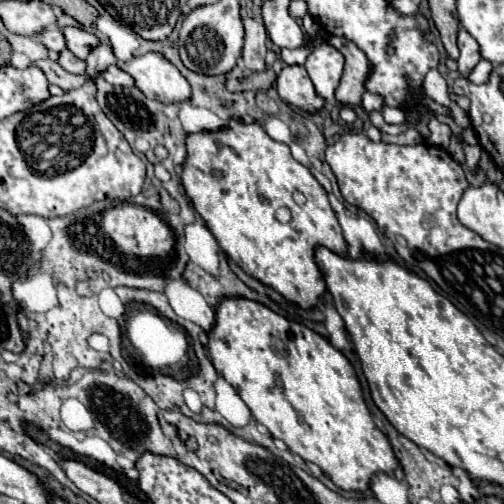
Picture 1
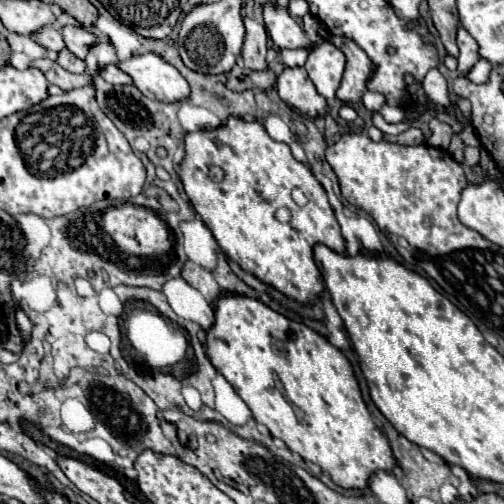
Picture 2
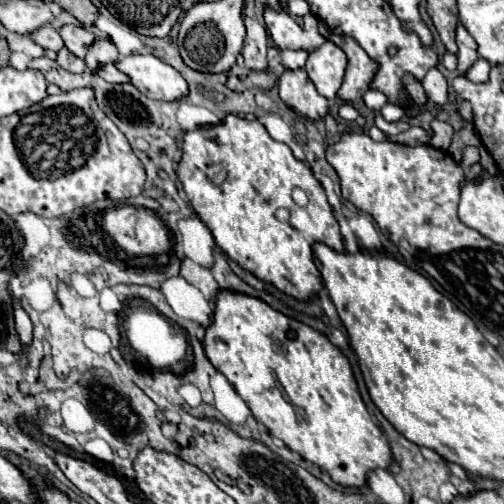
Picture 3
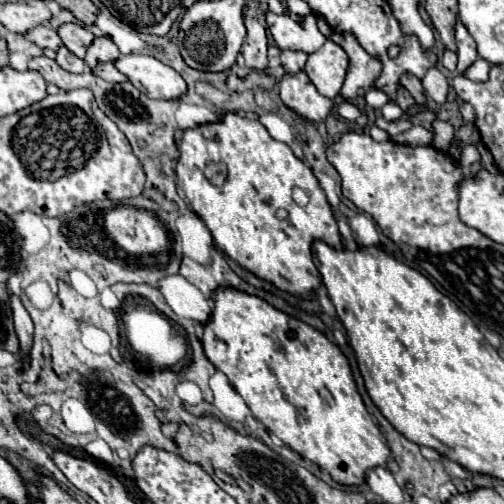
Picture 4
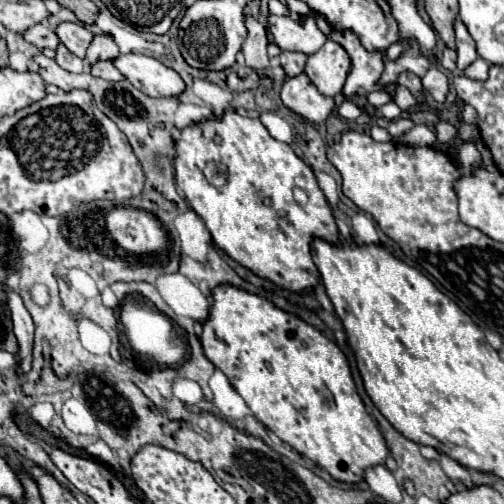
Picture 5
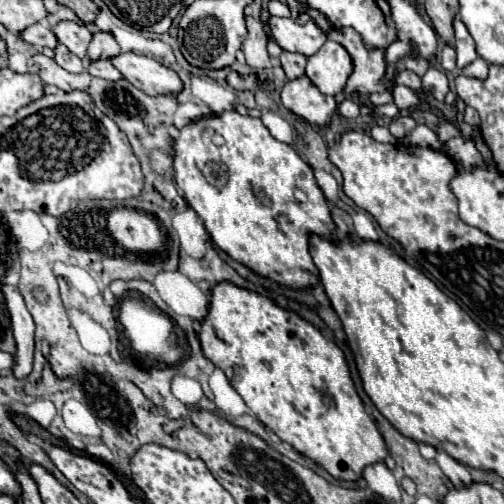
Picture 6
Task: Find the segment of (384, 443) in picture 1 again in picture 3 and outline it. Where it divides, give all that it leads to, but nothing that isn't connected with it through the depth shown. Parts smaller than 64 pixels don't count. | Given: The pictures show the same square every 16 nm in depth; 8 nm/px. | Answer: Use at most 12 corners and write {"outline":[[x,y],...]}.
{"outline":[[258,298],[204,350],[252,416],[344,488],[392,450],[348,358]]}

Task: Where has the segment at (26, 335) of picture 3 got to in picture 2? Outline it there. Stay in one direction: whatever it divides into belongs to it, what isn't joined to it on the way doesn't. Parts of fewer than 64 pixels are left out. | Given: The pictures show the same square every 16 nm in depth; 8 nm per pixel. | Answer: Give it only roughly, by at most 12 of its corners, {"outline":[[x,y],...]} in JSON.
{"outline":[[22,308],[16,310],[18,330],[24,342],[30,338],[30,320]]}

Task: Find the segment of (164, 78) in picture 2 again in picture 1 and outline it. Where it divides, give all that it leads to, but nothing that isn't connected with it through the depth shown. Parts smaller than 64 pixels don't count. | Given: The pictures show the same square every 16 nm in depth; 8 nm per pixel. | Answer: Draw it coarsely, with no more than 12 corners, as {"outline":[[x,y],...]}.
{"outline":[[162,52],[122,68],[162,104],[190,100],[190,84]]}

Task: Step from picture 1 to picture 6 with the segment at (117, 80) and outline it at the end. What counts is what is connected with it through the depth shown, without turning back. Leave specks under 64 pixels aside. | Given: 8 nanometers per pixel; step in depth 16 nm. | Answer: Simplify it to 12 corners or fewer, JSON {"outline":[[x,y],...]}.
{"outline":[[84,60],[92,76],[122,80],[122,74],[108,60]]}

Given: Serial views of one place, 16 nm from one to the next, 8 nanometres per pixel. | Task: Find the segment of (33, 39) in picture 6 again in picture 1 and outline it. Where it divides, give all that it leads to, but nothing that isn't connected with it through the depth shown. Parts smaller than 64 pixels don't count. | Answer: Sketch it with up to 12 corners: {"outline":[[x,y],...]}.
{"outline":[[46,28],[40,42],[48,50],[62,52],[66,48],[60,28]]}

